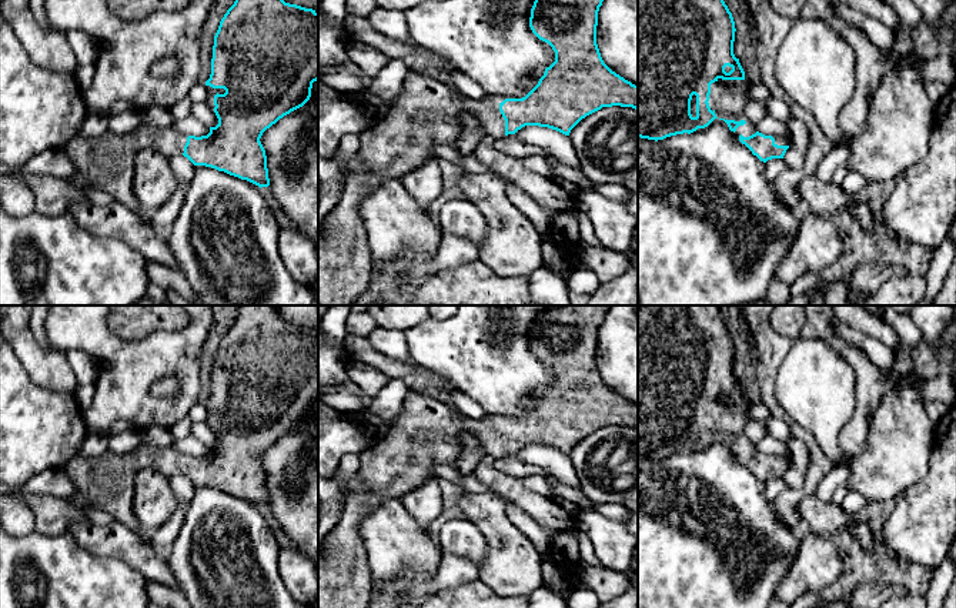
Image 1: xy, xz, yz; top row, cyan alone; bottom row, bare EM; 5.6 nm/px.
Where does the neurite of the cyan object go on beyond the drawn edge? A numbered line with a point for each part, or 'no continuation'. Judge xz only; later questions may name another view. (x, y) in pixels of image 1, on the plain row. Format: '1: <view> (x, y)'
1: xz (425, 433)

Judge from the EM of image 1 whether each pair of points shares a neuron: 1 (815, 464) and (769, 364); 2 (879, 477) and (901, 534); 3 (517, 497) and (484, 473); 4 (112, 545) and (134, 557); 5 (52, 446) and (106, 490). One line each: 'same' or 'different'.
1: same
2: different
3: same
4: same
5: different

